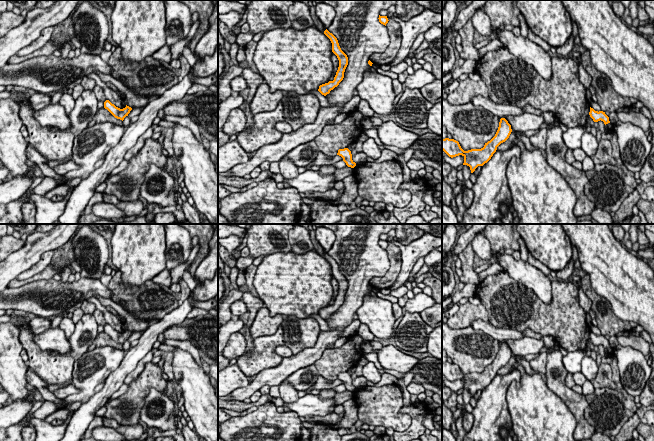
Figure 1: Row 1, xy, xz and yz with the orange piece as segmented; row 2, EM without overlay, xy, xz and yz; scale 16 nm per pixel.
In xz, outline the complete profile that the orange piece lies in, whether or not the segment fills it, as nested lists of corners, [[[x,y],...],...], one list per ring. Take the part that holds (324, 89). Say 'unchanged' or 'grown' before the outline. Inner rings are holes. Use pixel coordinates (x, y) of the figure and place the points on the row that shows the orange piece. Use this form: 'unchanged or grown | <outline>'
unchanged | [[[327,29],[324,31],[324,34],[330,39],[332,43],[332,52],[337,56],[339,60],[339,67],[336,72],[336,75],[334,77],[333,81],[329,81],[328,83],[322,84],[319,86],[318,91],[326,96],[330,93],[331,90],[333,90],[335,87],[339,85],[339,83],[344,78],[344,72],[348,65],[348,57],[347,55],[341,50],[337,38],[330,33]]]

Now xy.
unchanged | [[[106,100],[104,102],[104,108],[107,109],[115,118],[120,119],[122,121],[126,116],[128,116],[128,114],[132,110],[132,108],[127,105],[125,108],[120,109],[114,104],[112,104],[109,100]]]

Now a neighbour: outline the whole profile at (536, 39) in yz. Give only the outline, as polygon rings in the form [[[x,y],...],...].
[[[528,28],[528,39],[533,41],[534,43],[538,44],[540,47],[542,47],[546,52],[550,51],[551,46],[545,42],[542,38],[535,35],[530,28]]]

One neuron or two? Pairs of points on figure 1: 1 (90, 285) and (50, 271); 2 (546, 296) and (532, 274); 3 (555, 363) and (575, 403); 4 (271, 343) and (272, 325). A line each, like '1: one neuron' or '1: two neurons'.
1: two neurons
2: one neuron
3: one neuron
4: two neurons

